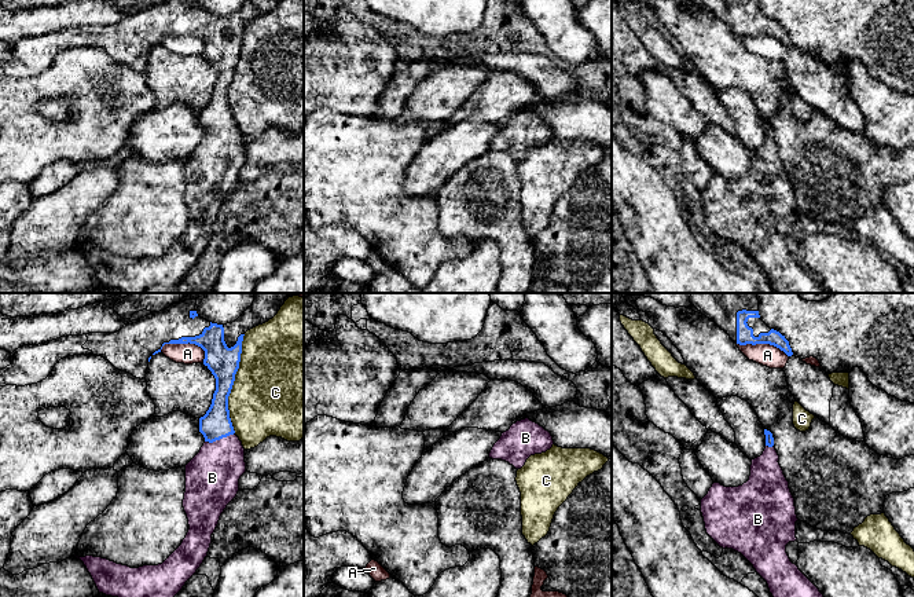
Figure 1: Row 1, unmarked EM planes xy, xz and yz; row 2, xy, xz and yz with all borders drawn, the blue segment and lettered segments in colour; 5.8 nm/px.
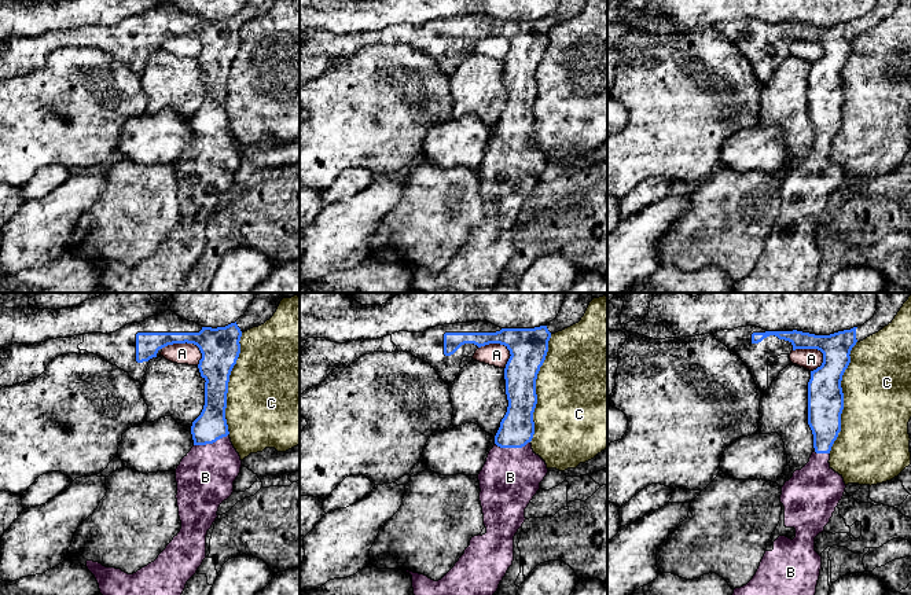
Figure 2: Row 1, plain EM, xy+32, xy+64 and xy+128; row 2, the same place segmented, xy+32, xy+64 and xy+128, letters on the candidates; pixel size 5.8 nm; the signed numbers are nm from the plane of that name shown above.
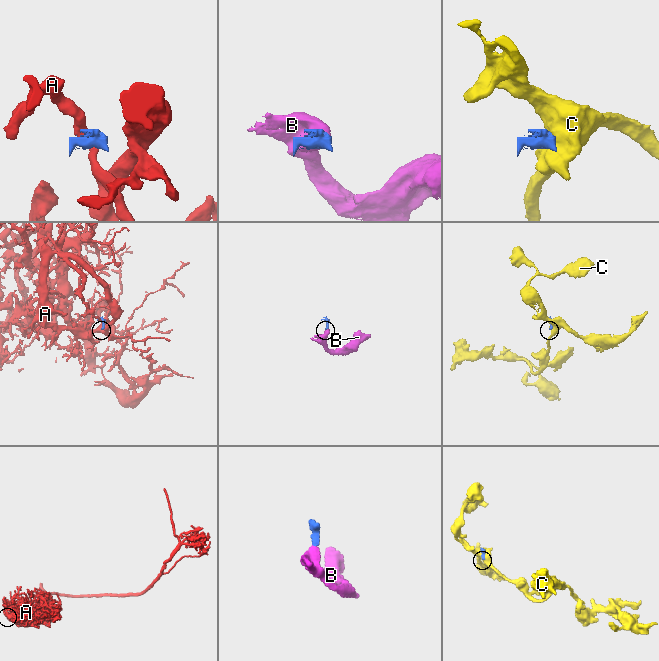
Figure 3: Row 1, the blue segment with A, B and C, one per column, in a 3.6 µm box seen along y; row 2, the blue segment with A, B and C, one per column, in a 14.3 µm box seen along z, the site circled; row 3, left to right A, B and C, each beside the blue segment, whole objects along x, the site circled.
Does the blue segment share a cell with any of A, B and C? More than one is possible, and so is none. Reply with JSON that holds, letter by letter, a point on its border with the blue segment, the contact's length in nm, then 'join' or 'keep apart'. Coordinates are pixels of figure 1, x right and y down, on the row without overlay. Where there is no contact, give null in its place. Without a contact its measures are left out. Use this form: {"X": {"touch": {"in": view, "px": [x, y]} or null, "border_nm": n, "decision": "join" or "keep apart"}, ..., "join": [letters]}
{"A": {"touch": {"in": "xy", "px": [184, 35]}, "border_nm": 280, "decision": "keep apart"}, "B": {"touch": {"in": "xy", "px": [219, 131]}, "border_nm": 190, "decision": "join"}, "C": {"touch": {"in": "xy", "px": [232, 76]}, "border_nm": 600, "decision": "keep apart"}, "join": ["B"]}

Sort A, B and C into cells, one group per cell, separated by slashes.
A / B / C

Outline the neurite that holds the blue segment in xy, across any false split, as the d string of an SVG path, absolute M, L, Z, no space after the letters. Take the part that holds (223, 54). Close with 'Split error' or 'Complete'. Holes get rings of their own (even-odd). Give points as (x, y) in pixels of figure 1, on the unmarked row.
M166 0L124 17L115 25L89 25L66 28L38 37L23 37L11 45L11 56L0 62L0 78L25 78L45 72L55 56L74 47L96 47L109 52L115 61L136 70L146 70L148 54L165 36L195 36L205 43L203 56L216 70L216 83L206 106L199 110L199 124L205 135L199 144L186 157L186 184L183 199L190 221L181 237L158 257L131 260L107 250L78 249L91 265L99 285L124 293L170 293L197 264L208 248L212 226L227 197L239 183L239 171L246 164L245 140L235 127L228 88L239 61L242 33L247 22L272 11L280 0L247 0L235 14L217 17L201 10L195 0Z. Split error

